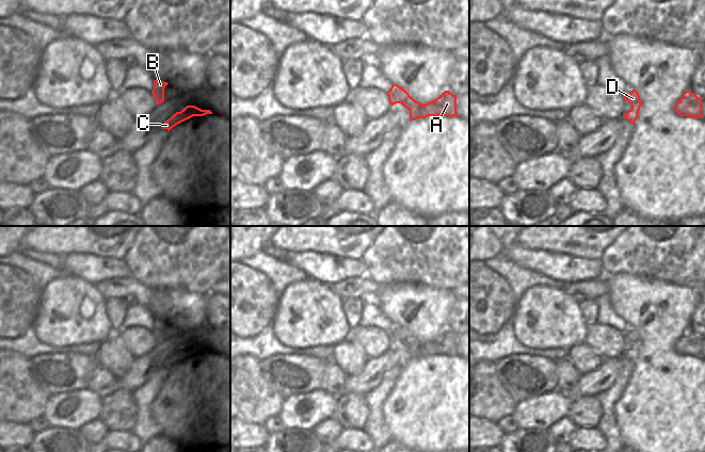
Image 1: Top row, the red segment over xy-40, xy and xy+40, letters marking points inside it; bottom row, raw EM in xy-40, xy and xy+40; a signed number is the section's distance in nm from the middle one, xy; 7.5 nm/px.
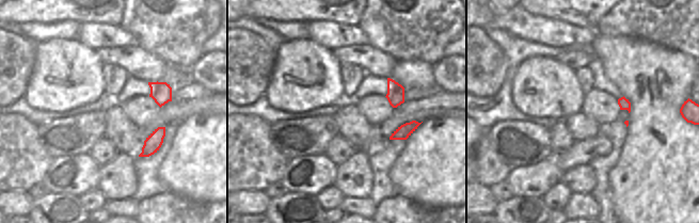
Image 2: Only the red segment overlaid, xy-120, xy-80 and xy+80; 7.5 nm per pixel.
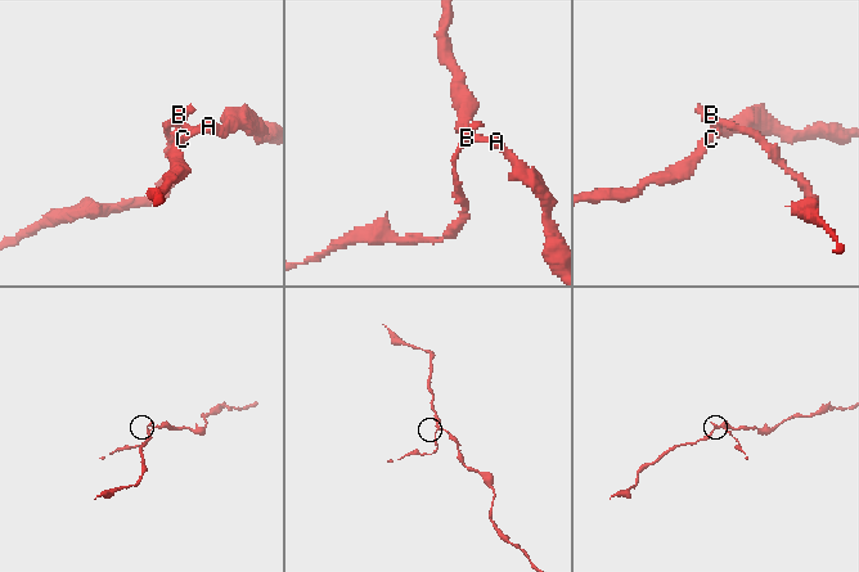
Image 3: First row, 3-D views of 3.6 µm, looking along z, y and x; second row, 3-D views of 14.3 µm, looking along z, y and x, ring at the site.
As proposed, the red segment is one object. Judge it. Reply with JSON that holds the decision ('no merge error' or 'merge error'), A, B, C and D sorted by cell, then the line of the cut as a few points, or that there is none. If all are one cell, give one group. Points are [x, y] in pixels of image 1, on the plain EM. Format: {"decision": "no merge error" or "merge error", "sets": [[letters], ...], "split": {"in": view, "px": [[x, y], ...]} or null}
{"decision": "merge error", "sets": [["A", "C"], ["B", "D"]], "split": {"in": "xy", "px": [[422, 342], [418, 348], [417, 356]]}}

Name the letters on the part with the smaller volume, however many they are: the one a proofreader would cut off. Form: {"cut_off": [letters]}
{"cut_off": ["B", "D"]}

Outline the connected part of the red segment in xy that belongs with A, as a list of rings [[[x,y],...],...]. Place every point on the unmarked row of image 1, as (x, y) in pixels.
[[[445,329],[436,338],[422,343],[418,348],[418,357],[426,357],[428,355],[458,355],[456,334]]]

